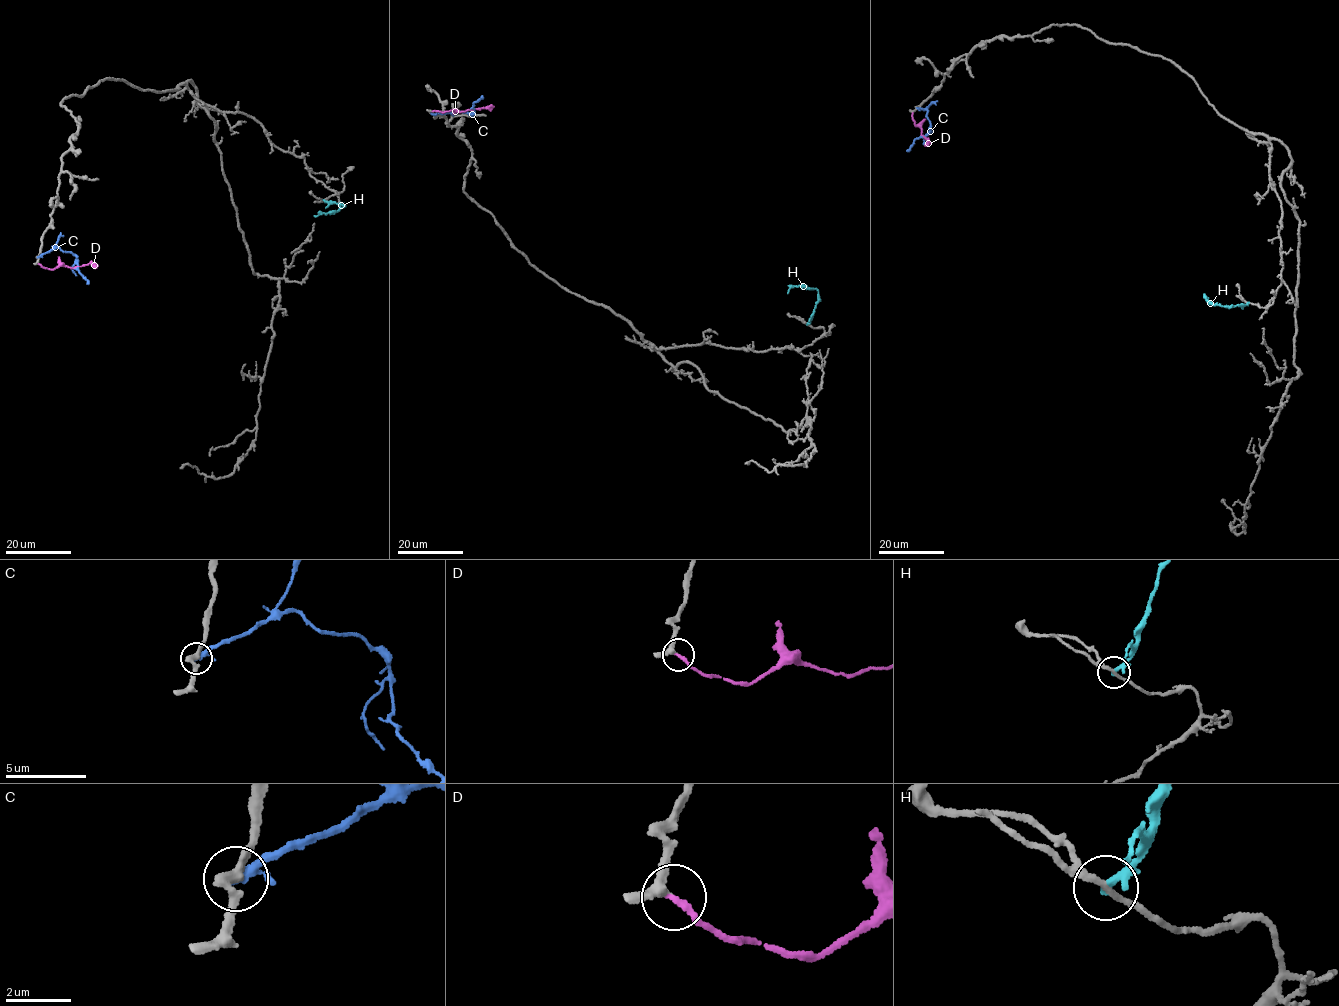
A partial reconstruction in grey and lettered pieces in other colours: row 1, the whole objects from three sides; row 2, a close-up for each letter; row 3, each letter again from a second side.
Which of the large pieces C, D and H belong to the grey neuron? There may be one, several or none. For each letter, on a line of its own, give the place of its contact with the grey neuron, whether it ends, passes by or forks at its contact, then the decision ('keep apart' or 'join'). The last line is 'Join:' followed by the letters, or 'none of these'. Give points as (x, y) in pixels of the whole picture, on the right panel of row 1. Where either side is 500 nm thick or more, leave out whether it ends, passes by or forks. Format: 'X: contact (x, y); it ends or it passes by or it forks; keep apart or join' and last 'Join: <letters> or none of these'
C: contact (918, 108); it passes by; keep apart
D: contact (912, 113); it ends; join
H: contact (1248, 302); it ends; keep apart
Join: D

